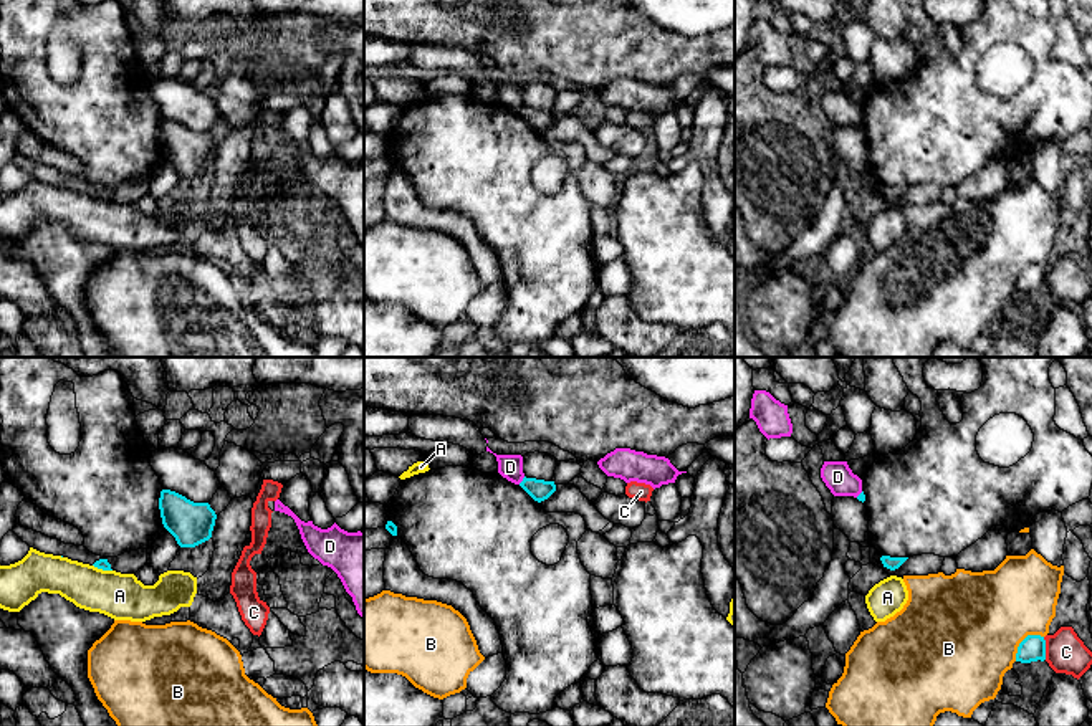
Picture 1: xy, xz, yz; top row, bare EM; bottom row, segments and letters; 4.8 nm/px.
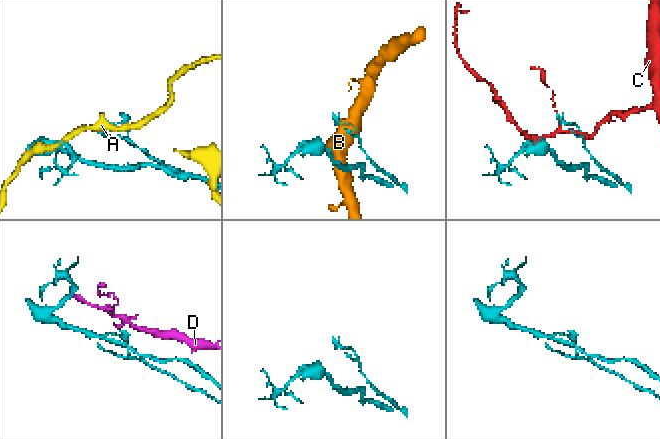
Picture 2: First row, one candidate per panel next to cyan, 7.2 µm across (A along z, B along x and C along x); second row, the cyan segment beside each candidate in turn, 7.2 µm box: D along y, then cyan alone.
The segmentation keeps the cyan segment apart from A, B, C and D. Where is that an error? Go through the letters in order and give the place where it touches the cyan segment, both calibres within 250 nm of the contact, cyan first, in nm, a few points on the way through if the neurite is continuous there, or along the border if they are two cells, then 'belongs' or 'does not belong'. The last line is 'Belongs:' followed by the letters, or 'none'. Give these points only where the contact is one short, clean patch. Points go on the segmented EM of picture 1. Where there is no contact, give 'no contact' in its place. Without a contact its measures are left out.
A: xy (103, 569) | 50/220 nm | does not belong
B: yz (1023, 640) | 120/480 nm | does not belong
C: yz (1044, 649) | 120/190 nm | does not belong
D: xz (523, 480) | 110/120 nm | along xz (525, 477), (518, 483) | does not belong
Belongs: none

